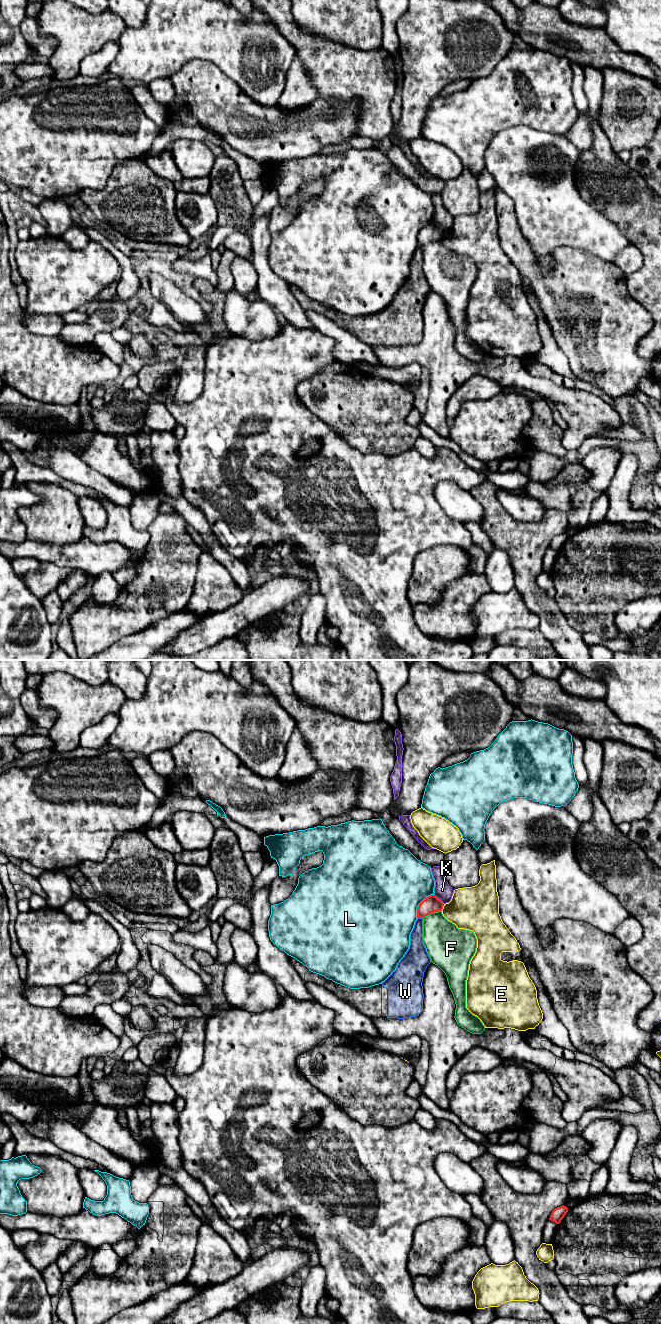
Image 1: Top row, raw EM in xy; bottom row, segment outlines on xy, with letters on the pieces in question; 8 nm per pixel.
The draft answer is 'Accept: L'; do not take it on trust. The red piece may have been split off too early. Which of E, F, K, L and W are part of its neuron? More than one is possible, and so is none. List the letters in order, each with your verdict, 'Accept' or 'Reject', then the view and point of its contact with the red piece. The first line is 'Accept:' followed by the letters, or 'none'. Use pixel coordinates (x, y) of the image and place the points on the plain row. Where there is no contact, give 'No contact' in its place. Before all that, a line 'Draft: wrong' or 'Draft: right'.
Draft: wrong
Accept: none
E: Reject. Touches red at xy (442, 235)
F: Reject. Touches red at xy (432, 240)
K: Reject. Touches red at xy (439, 227)
L: Reject. Touches red at xy (419, 232)
W: Reject. Touches red at xy (420, 245)

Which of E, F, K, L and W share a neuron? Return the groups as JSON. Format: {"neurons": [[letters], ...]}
{"neurons": [["E"], ["F"], ["K"], ["L"], ["W"]]}

